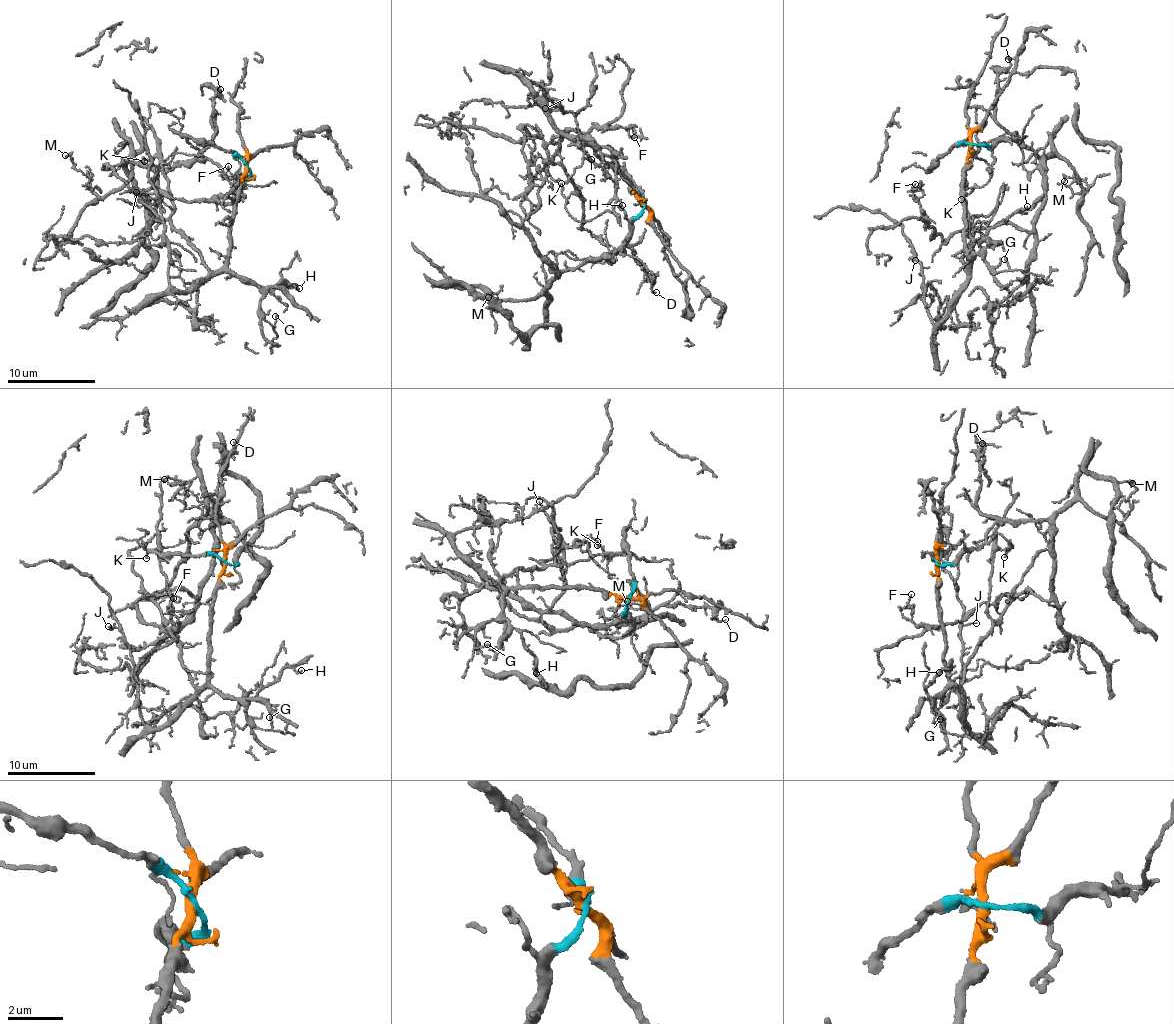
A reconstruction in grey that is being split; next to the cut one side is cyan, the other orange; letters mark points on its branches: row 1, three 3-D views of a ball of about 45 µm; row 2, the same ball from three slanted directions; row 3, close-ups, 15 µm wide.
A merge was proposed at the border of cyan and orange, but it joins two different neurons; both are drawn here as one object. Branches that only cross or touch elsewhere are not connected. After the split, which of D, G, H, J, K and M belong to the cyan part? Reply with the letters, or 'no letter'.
D, M

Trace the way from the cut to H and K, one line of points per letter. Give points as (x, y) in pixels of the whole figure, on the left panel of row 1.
H: (247, 167), (237, 198), (227, 267), (266, 290), (288, 282), (285, 281), (299, 289)
K: (247, 167), (231, 227), (231, 257), (212, 271), (197, 249), (171, 224), (173, 201), (162, 159), (144, 160)

